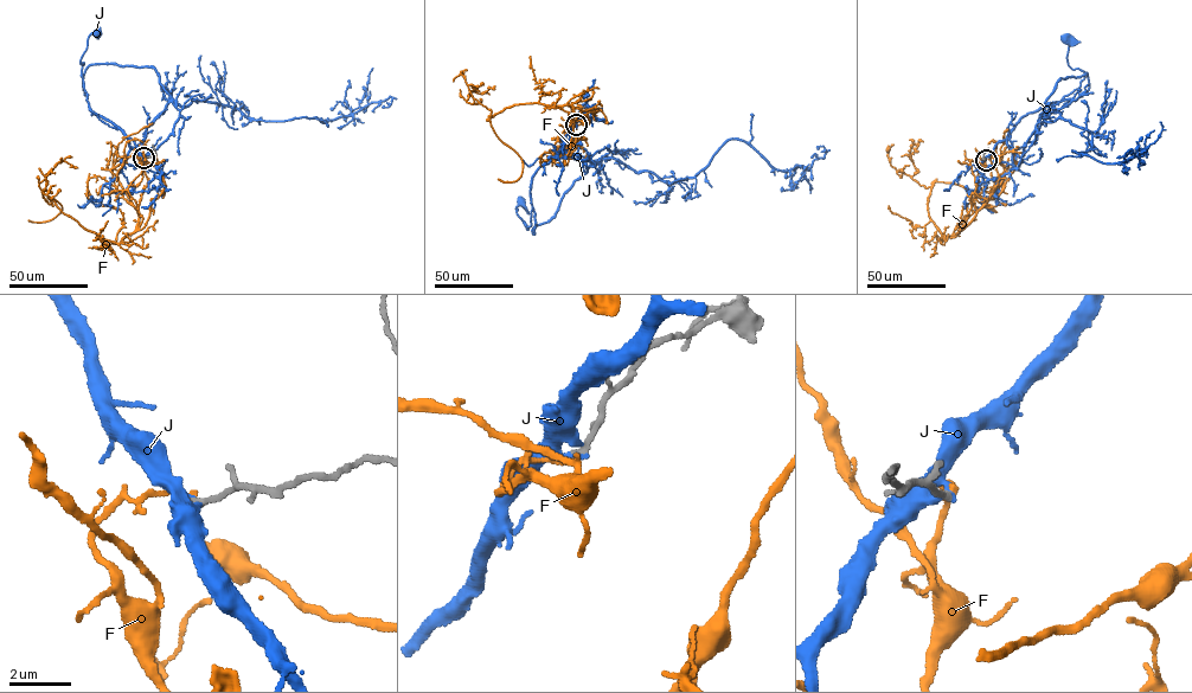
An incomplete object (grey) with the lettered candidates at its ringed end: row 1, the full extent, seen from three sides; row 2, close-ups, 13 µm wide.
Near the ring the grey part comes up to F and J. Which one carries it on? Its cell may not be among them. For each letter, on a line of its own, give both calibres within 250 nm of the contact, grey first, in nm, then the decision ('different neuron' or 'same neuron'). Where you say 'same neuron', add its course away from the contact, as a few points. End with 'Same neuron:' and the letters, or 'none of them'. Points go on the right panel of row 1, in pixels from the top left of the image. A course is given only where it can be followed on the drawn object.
F: calibres 200 and 160 nm; different neuron
J: calibres 200 and 400 nm; same neuron; course (985, 160), (1021, 117), (1058, 102), (1080, 85), (1084, 72), (1069, 64), (1066, 40)
Same neuron: J

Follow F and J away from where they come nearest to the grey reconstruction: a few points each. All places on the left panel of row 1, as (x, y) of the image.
F: (143, 158), (142, 220), (119, 243), (85, 230), (44, 198), (39, 184), (56, 164), (77, 168)
J: (145, 158), (134, 141), (88, 104), (81, 61), (88, 36), (96, 33)

